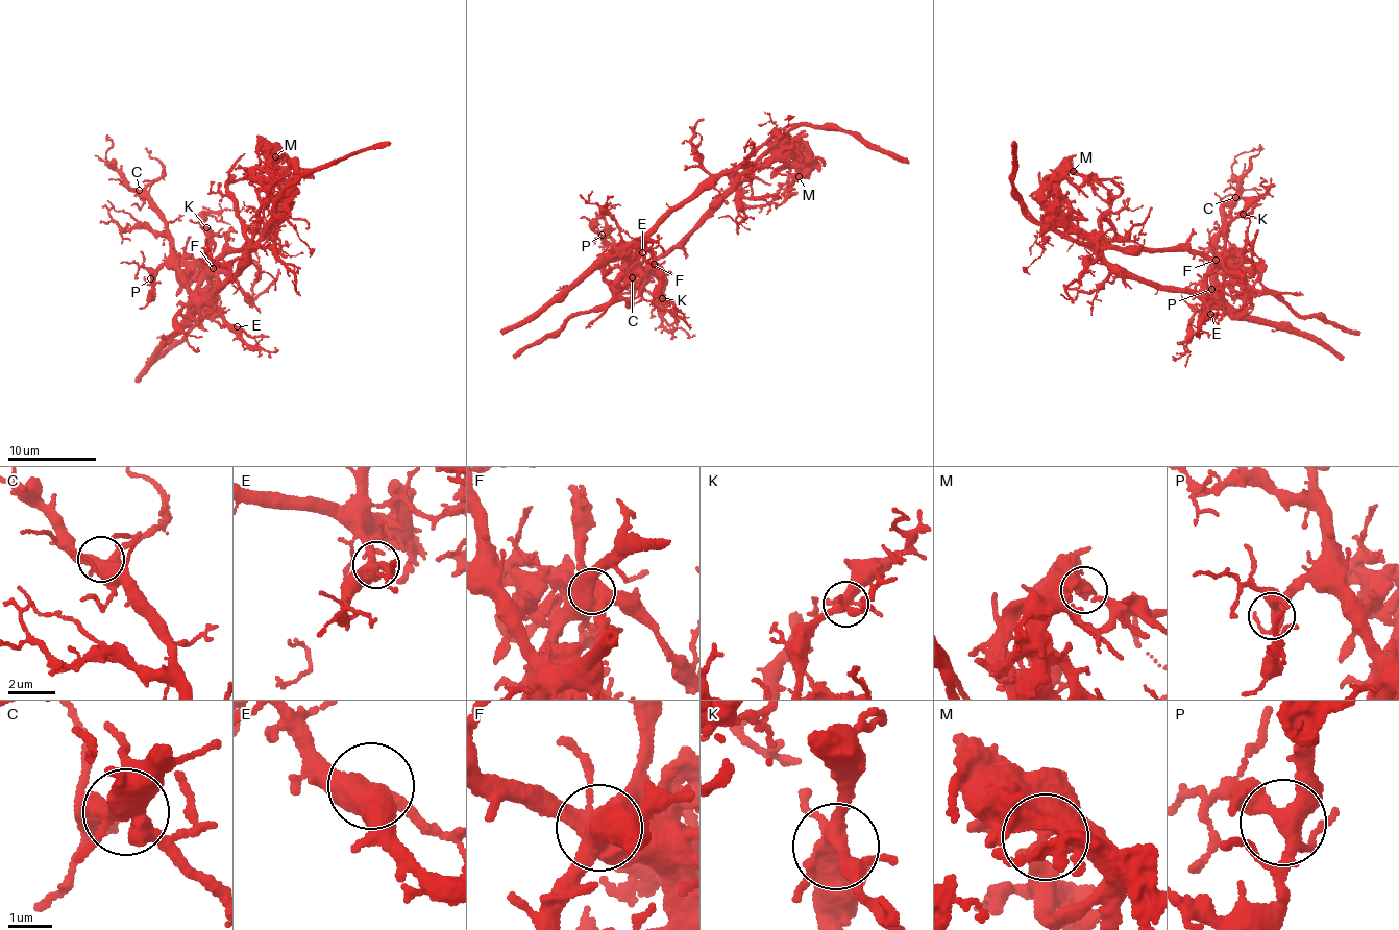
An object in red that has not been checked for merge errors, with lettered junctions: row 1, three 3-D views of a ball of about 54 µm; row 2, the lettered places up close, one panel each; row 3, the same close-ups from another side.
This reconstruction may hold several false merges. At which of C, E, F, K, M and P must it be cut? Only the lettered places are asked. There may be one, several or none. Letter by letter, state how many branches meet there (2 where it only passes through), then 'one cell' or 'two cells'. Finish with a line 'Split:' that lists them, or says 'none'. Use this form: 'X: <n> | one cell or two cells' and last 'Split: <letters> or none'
C: 4 | one cell
E: 4 | one cell
F: 5 | two cells
K: 4 | one cell
M: 3 | one cell
P: 4 | one cell
Split: F

